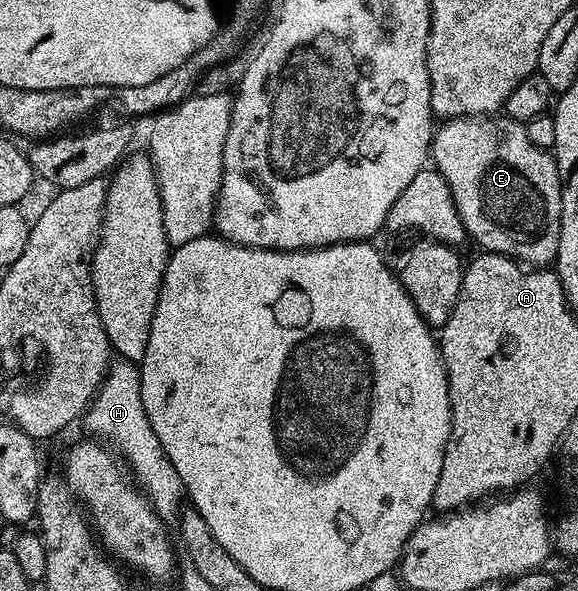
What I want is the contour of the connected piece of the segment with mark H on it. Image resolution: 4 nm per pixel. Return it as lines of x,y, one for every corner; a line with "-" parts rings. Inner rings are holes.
112,361
81,422
82,425
87,425
87,430
91,433
88,435
110,444
118,451
123,461
131,467
139,489
146,494
160,518
170,520
180,513
179,501
184,501
185,498
181,476
177,476
177,468
173,468
169,456
165,456
165,448
161,448
161,440
157,440
157,432
153,432
149,416
145,416
145,404
141,404
139,366
136,363

